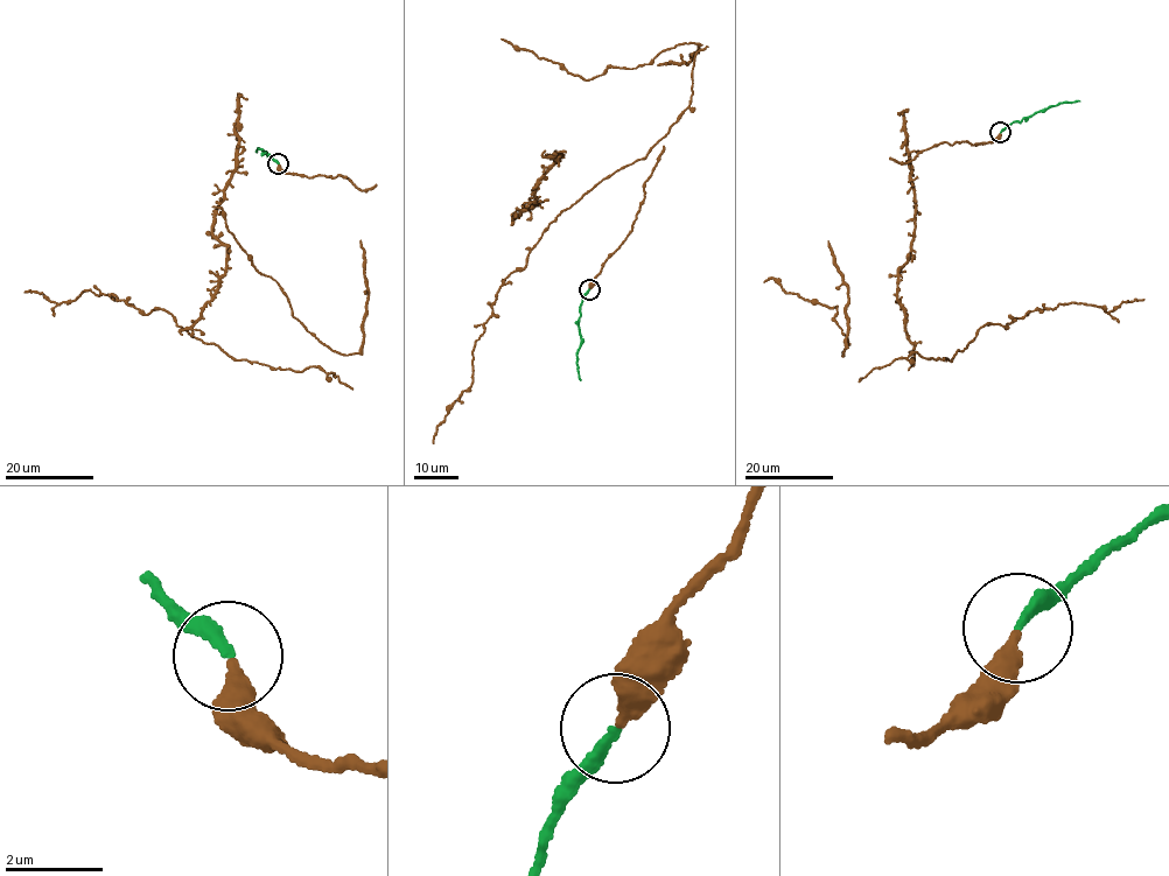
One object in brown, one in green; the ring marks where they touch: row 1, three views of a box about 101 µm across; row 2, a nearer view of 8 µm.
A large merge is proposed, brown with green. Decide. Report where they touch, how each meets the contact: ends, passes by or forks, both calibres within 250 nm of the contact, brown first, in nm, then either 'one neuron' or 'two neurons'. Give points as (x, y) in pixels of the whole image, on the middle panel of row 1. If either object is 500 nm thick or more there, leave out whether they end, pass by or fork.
at (589, 289); brown ends there; green ends there; 340 nm thick on the brown side, 220 nm on the other; one neuron

